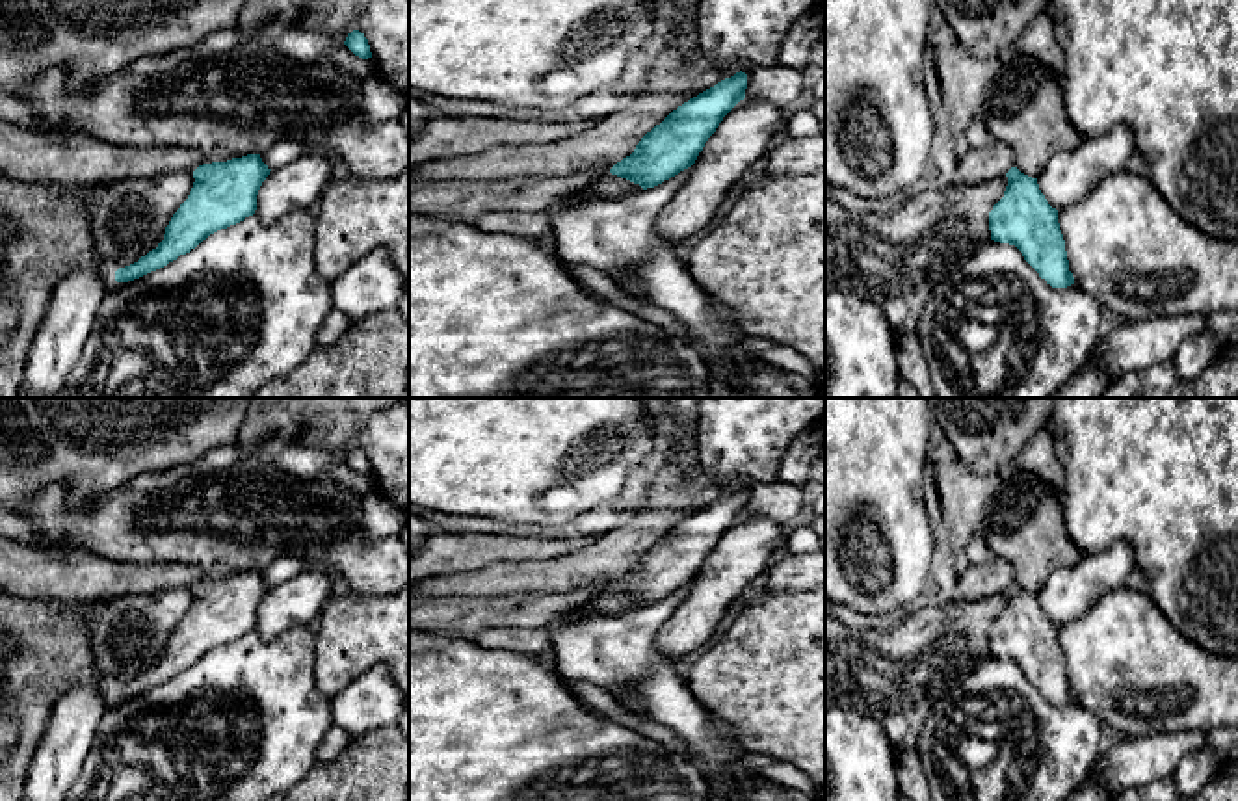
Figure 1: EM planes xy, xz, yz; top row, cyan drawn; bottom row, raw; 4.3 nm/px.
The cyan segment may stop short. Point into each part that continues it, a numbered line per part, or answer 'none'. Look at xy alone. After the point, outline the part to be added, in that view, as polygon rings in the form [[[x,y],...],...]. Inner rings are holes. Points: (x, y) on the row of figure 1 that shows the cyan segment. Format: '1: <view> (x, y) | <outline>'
1: xy (80, 162) | [[[0,121],[0,171],[20,180],[52,182],[72,190],[95,190],[169,171],[193,173],[197,154],[169,147],[126,147],[89,136],[32,132]]]

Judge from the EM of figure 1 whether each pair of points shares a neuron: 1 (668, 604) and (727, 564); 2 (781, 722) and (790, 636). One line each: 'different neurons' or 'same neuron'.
1: different neurons
2: same neuron

